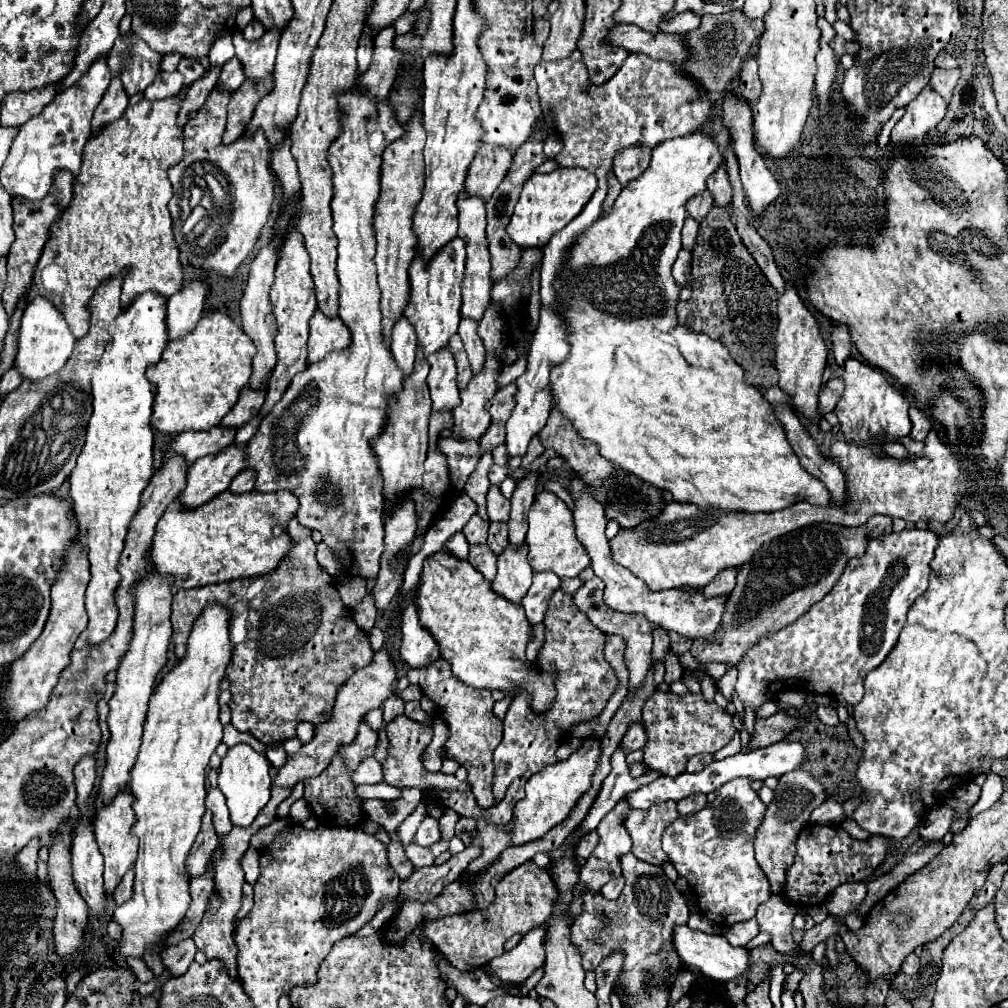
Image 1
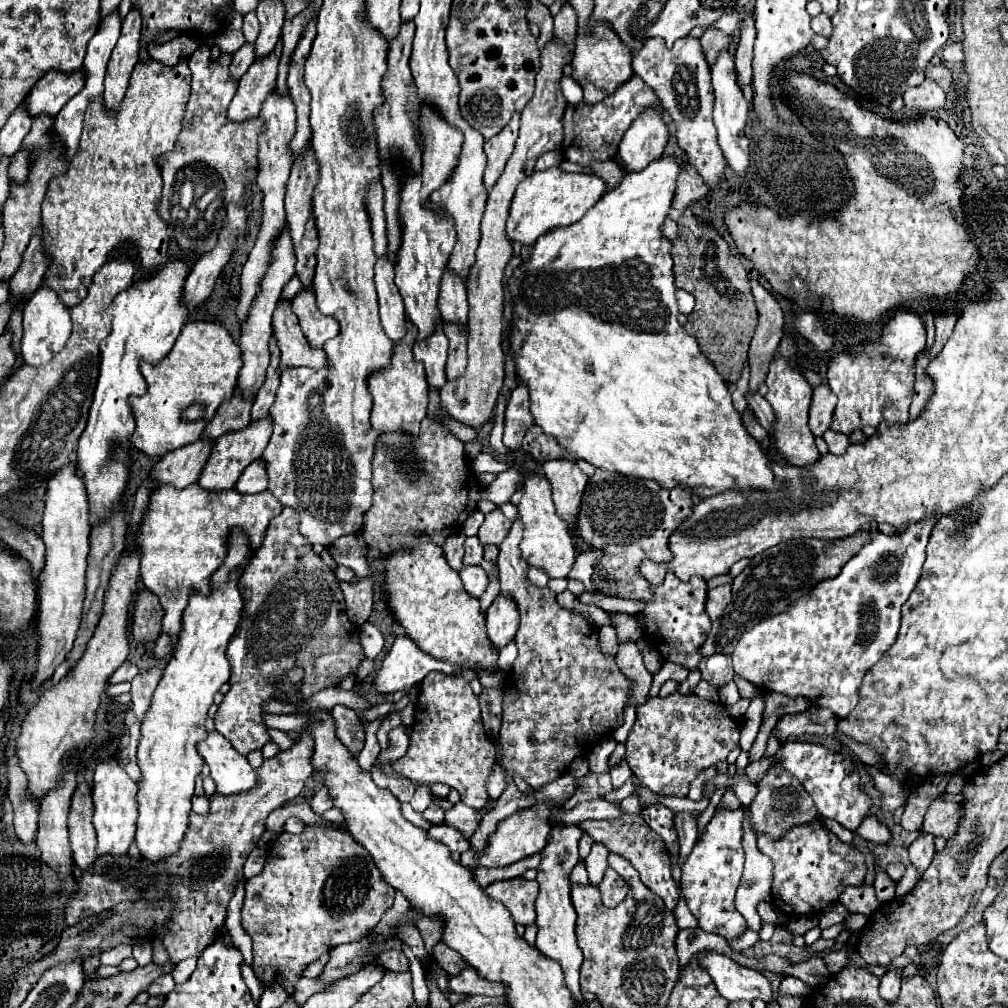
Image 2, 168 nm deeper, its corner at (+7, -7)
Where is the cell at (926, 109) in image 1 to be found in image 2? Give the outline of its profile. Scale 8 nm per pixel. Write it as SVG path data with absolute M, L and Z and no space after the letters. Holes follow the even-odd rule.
M925 80L921 86L909 88L903 94L903 100L905 100L903 114L911 118L911 116L917 116L919 112L933 112L943 108L945 92L933 80Z

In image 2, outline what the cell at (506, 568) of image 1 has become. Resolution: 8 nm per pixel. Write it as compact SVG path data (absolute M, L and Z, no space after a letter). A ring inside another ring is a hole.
M499 594L493 604L487 610L487 634L493 646L503 648L515 638L515 632L519 628L519 610L517 602L513 598Z

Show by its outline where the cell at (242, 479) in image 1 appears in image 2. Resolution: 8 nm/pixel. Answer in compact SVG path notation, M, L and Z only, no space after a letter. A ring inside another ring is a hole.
M261 460L249 464L249 468L245 468L245 472L241 474L241 478L237 480L235 490L239 494L257 494L267 490L267 472L265 472L265 464Z

